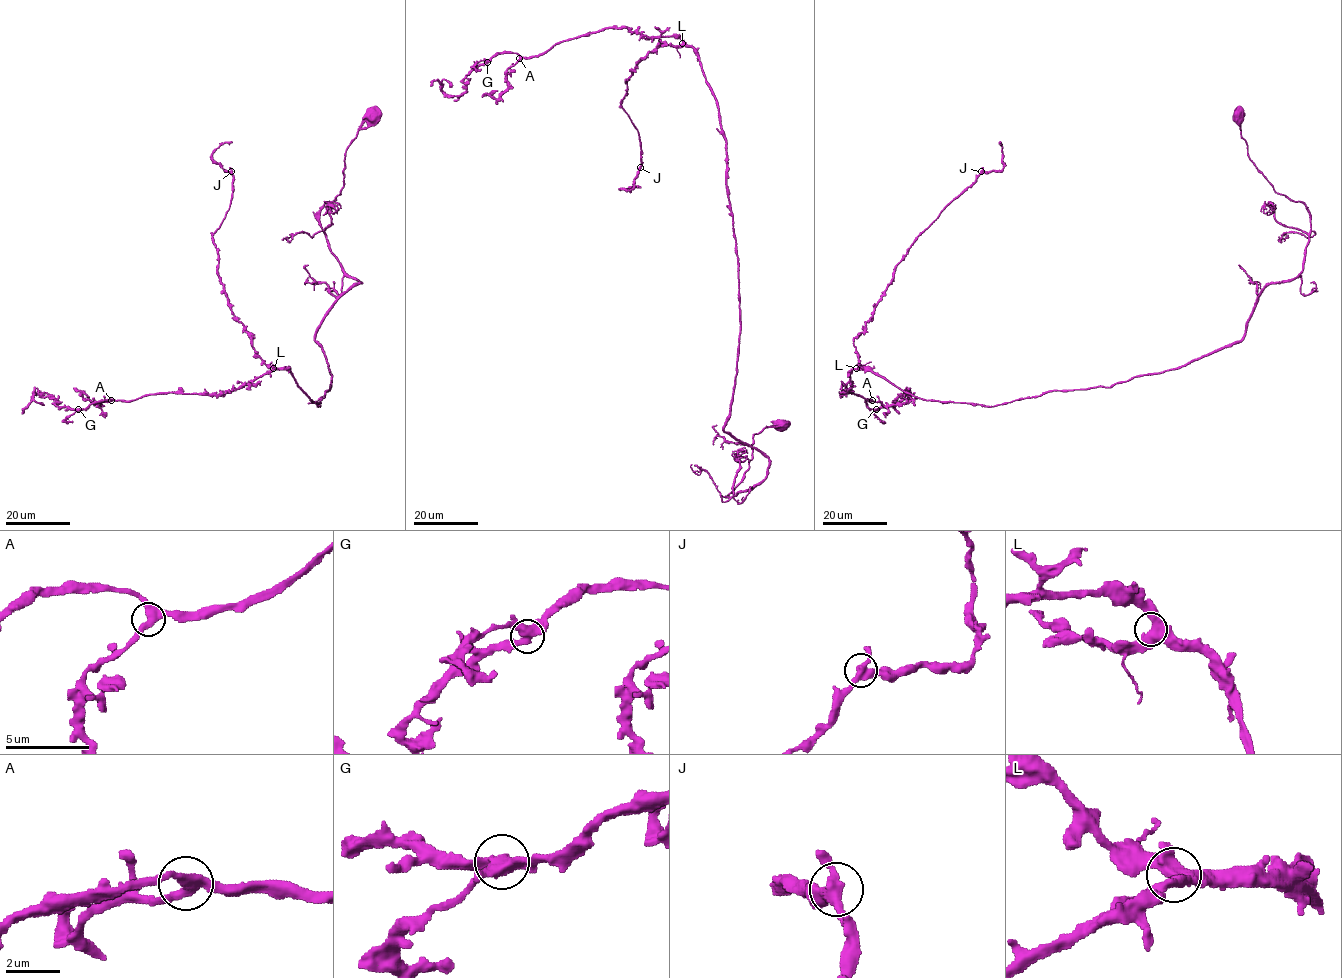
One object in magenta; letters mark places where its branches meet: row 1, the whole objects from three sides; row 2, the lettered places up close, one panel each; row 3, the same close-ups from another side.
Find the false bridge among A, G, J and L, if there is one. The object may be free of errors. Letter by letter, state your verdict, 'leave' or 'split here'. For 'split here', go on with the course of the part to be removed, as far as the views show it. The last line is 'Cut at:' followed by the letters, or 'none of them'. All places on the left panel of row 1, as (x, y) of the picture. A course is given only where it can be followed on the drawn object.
A: leave
G: leave
J: leave
L: leave
Cut at: none of them

